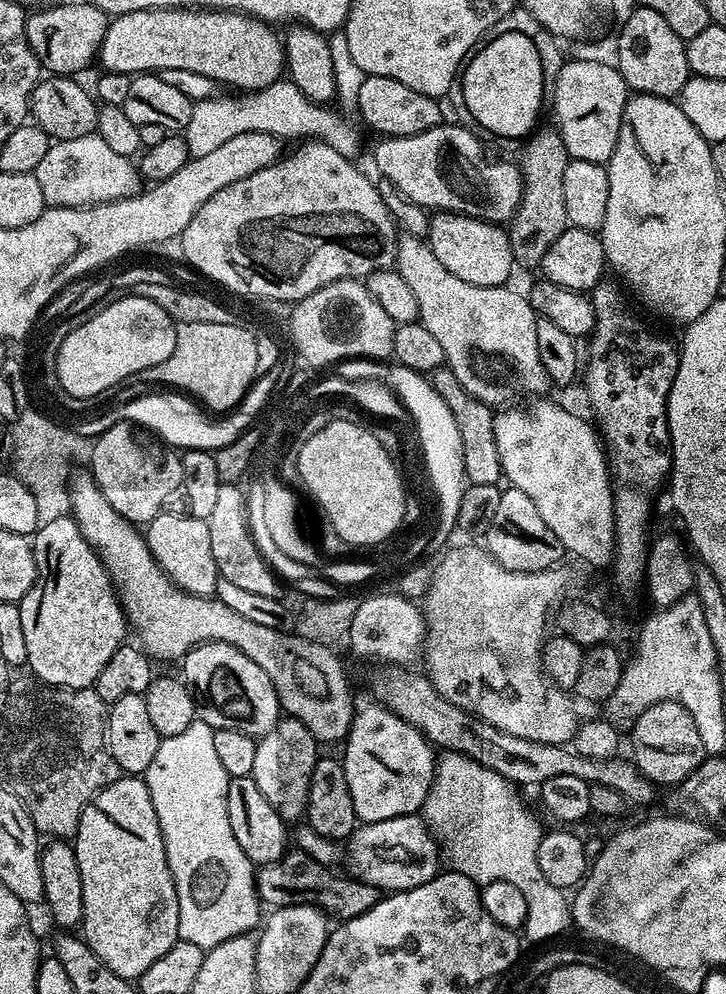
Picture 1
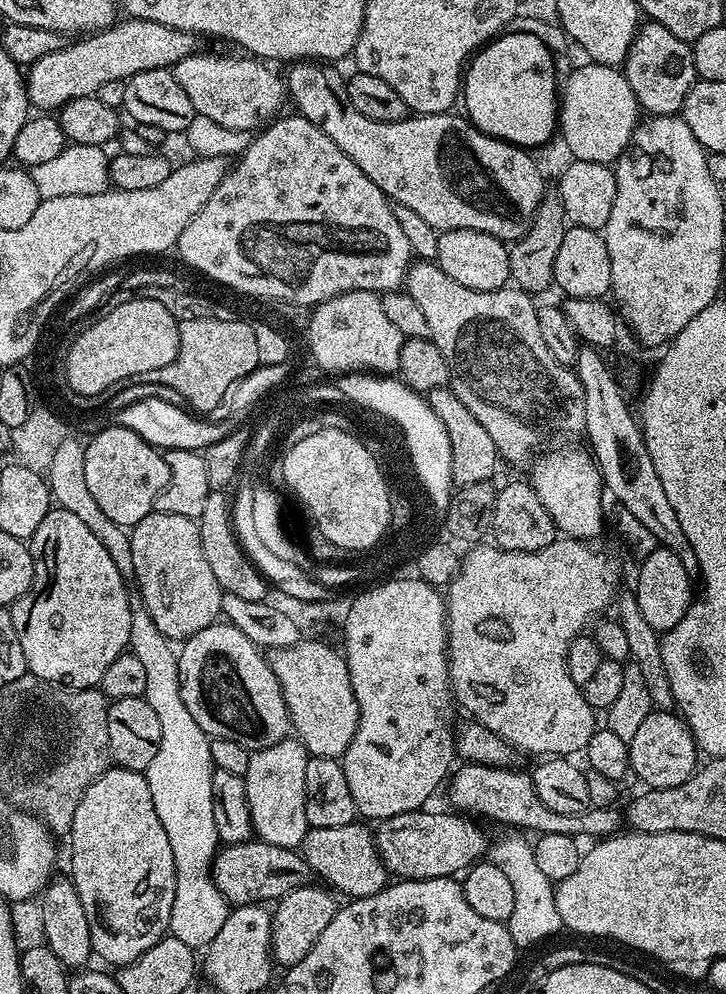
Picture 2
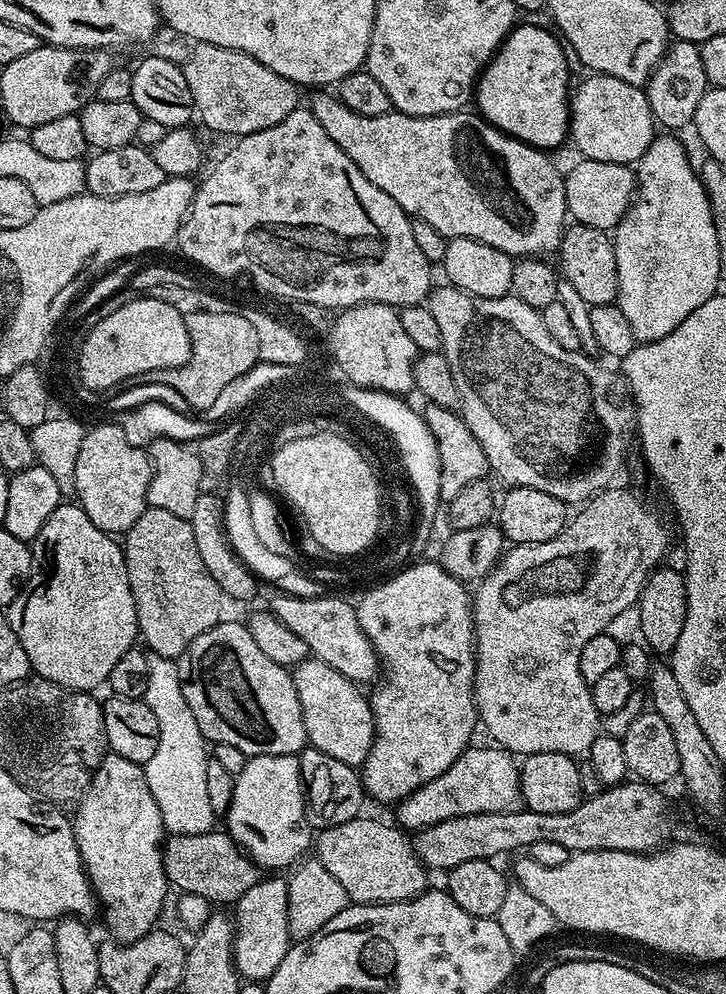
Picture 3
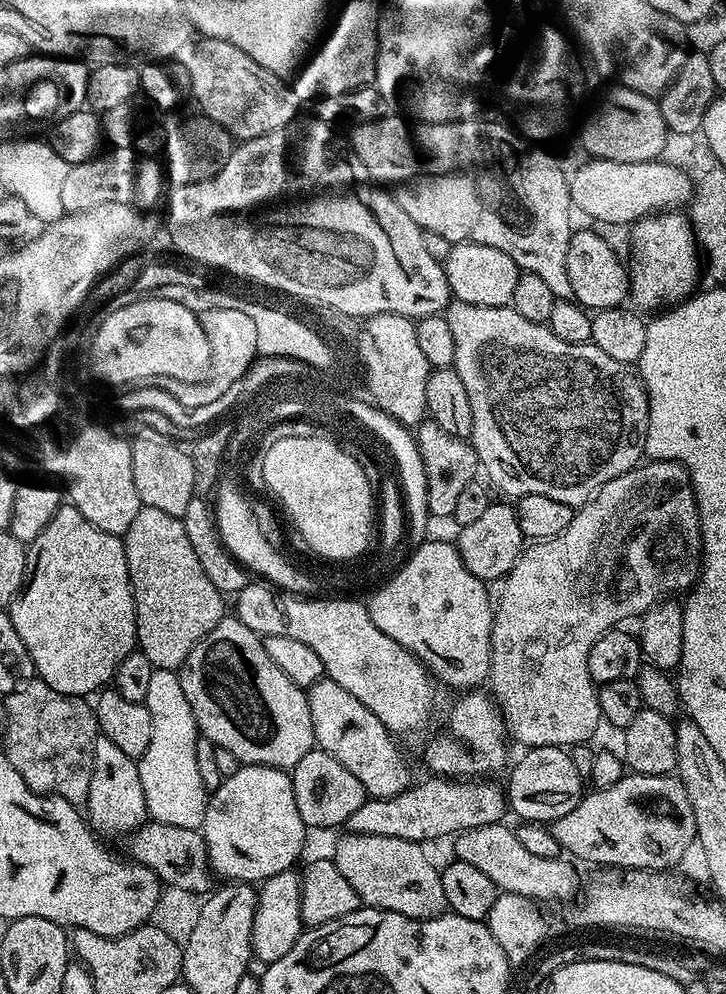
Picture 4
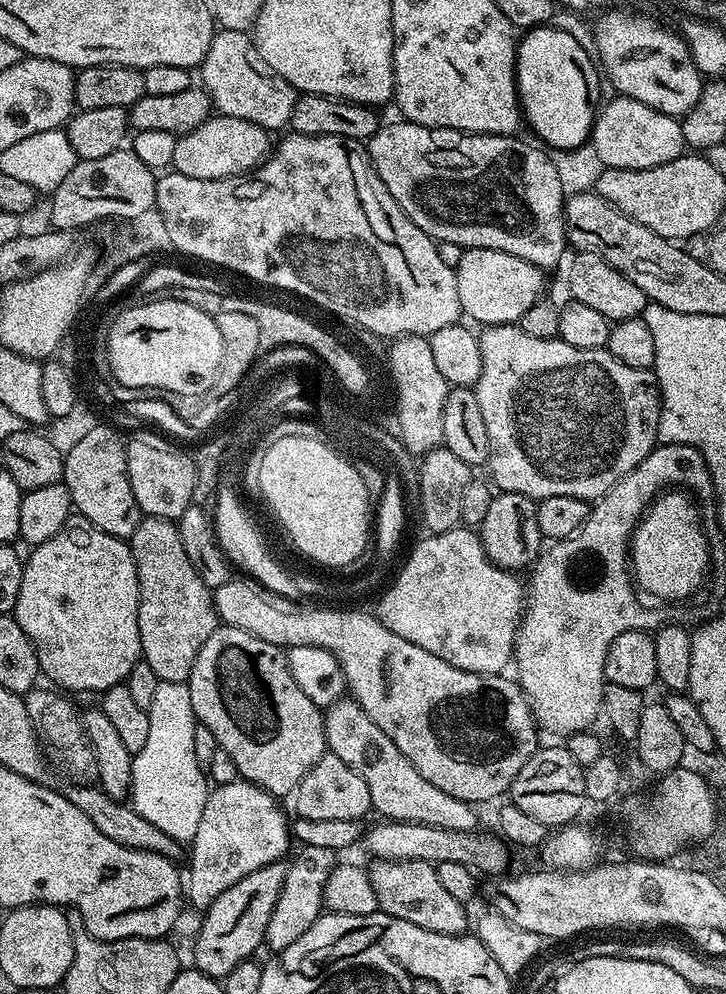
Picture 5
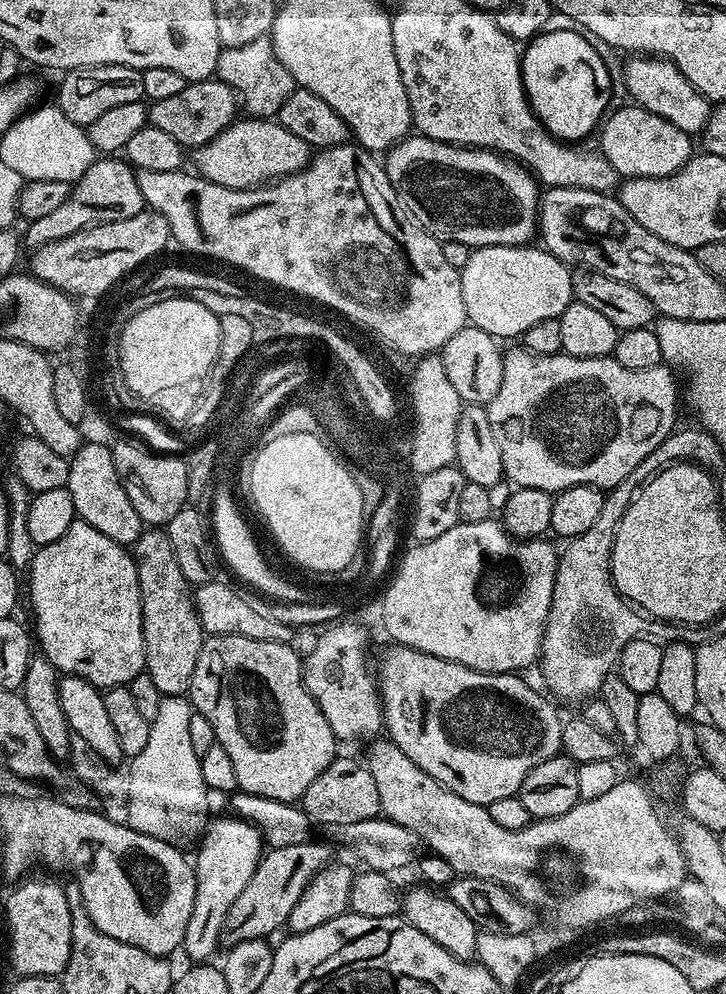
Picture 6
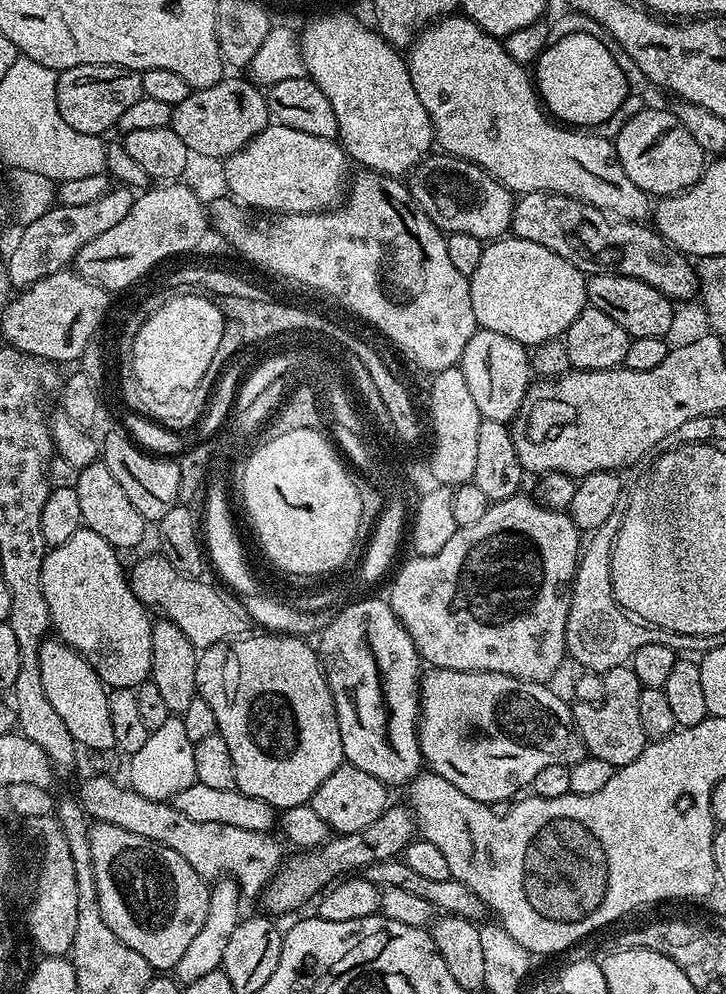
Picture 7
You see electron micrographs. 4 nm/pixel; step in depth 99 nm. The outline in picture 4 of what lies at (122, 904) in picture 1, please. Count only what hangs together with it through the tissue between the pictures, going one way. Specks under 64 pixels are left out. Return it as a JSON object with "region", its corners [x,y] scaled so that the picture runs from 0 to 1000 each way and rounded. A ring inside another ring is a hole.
{"region":[[[134,739],[132,742],[118,824],[127,836],[139,842],[160,841],[164,837],[180,838],[205,824],[191,768],[183,762],[168,759],[157,746],[140,739]]]}

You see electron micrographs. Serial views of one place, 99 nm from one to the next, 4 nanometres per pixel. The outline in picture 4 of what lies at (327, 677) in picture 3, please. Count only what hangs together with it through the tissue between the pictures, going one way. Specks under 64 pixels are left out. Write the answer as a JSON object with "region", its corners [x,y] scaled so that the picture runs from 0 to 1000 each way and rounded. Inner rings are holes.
{"region":[[[450,682],[430,689],[423,697],[434,752],[466,763],[466,767],[471,767],[471,771],[477,771],[477,775],[482,775],[482,779],[499,787],[503,798],[511,804],[547,801],[565,792],[562,769],[551,765],[541,737],[526,730],[526,726],[521,726],[521,722],[515,722],[515,718],[510,718],[510,714],[504,714],[493,702],[488,702],[488,698],[471,694],[466,686]]]}

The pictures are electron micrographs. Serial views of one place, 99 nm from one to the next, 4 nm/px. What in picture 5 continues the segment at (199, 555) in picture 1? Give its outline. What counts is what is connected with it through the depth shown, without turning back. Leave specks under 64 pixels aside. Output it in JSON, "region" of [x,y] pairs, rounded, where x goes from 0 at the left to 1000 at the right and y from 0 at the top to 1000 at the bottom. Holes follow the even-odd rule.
{"region":[[[215,519],[197,520],[176,544],[191,586],[190,632],[197,667],[207,670],[222,685],[255,687],[264,677],[273,654],[303,630],[291,593],[282,590],[267,573],[266,566],[251,550],[247,530],[238,524],[218,522]]]}

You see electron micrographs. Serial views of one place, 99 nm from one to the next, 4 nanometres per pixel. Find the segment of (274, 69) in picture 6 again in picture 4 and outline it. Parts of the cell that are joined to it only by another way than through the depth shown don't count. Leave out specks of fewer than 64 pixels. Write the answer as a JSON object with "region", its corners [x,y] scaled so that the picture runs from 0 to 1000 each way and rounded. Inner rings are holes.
{"region":[[[282,36],[271,39],[263,45],[258,56],[256,67],[262,97],[270,100],[271,107],[277,109],[274,112],[282,118],[298,123],[300,127],[309,128],[326,142],[372,135],[372,131],[394,129],[409,120],[408,112],[416,109],[416,102],[408,98],[402,88],[388,78],[383,78],[383,74],[372,74],[372,70],[366,70],[366,66],[355,66],[355,62],[350,62],[350,58],[344,58],[344,54],[339,54],[339,50],[328,50],[328,46],[309,42],[306,38]]]}

